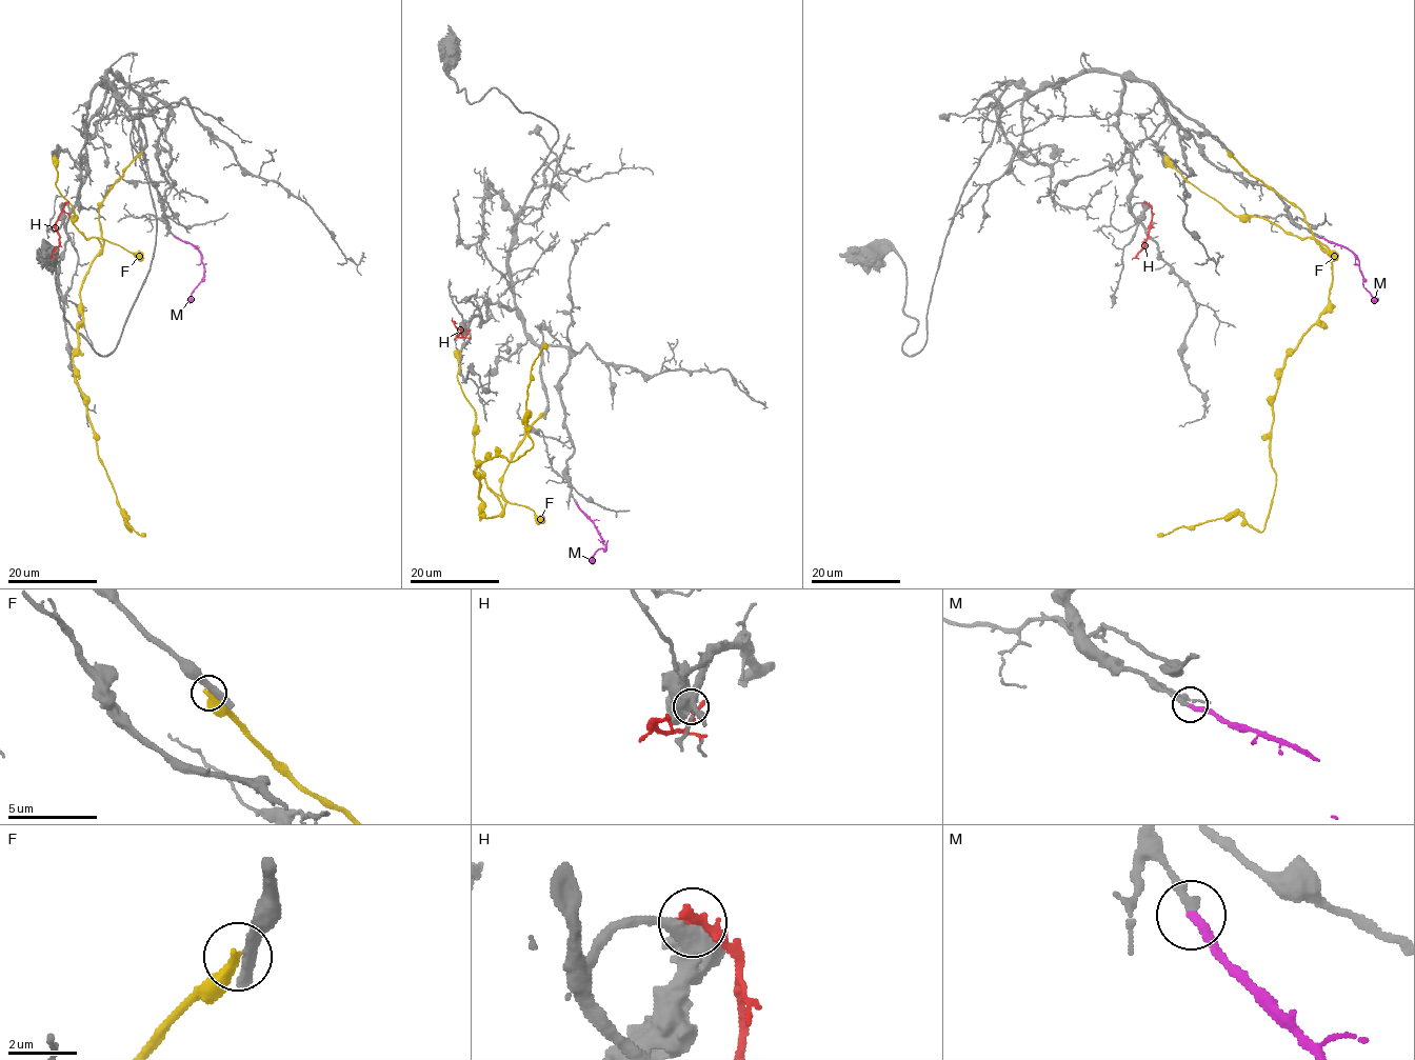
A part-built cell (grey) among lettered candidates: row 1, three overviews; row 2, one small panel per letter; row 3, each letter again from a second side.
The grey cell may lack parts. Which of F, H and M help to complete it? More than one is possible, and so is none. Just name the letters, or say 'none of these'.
M

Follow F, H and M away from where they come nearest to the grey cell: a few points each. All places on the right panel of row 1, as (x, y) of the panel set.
F: (1228, 151), (1302, 213), (1330, 257), (1329, 305), (1272, 402), (1264, 528), (1228, 514), (1157, 534)
H: (1146, 202), (1151, 208), (1146, 246), (1132, 260)
M: (1318, 236), (1354, 254), (1362, 285), (1374, 303)

